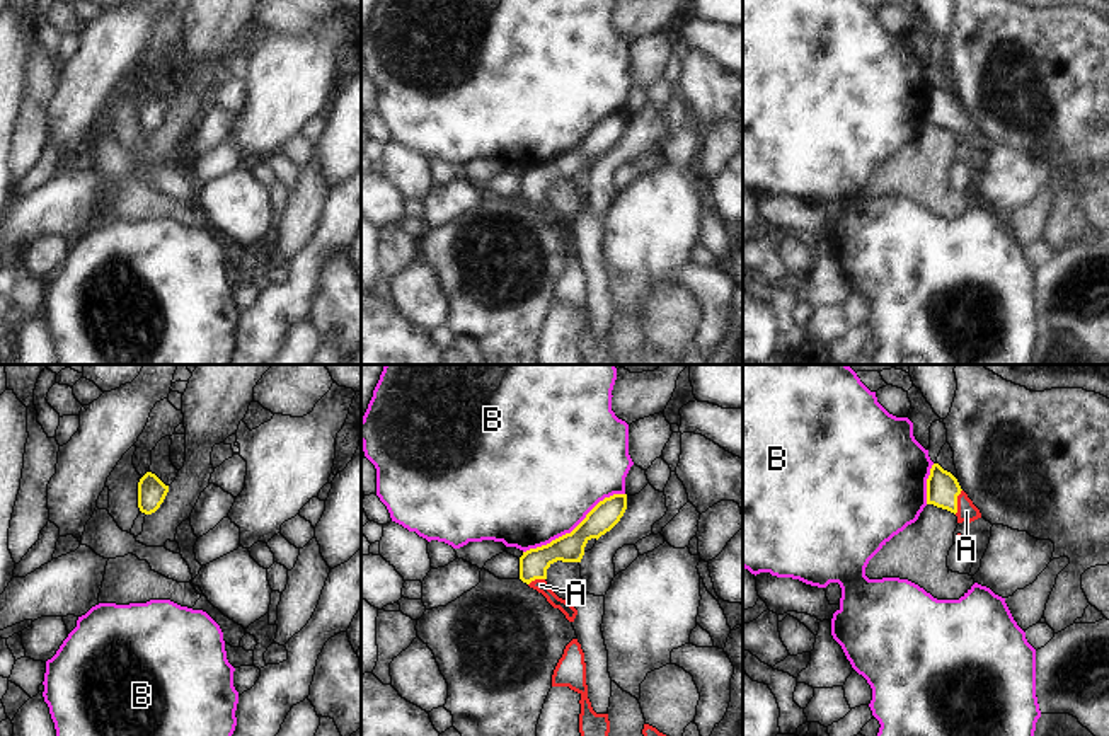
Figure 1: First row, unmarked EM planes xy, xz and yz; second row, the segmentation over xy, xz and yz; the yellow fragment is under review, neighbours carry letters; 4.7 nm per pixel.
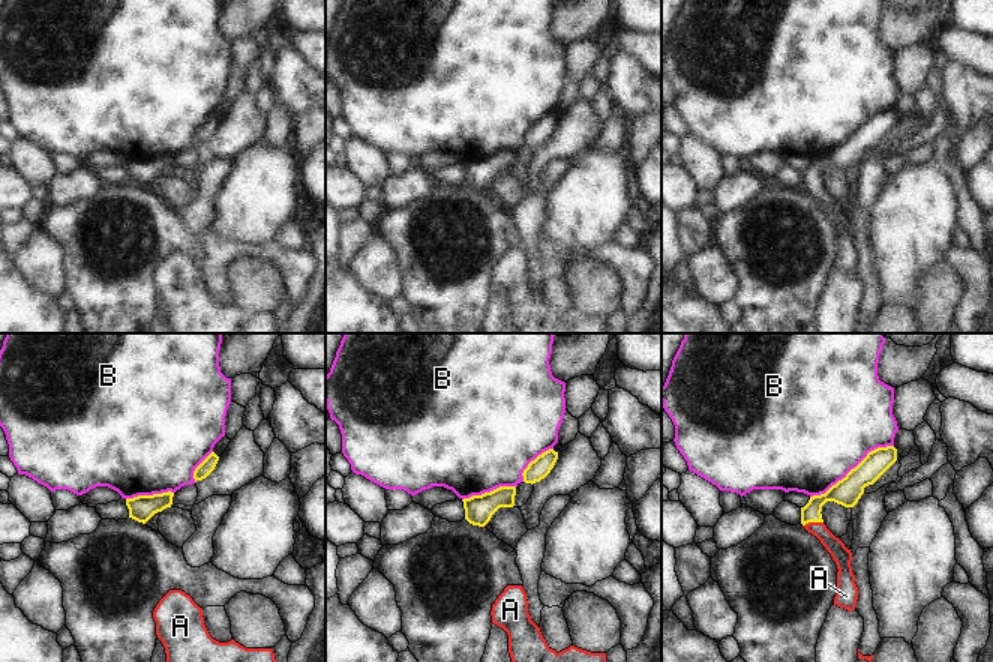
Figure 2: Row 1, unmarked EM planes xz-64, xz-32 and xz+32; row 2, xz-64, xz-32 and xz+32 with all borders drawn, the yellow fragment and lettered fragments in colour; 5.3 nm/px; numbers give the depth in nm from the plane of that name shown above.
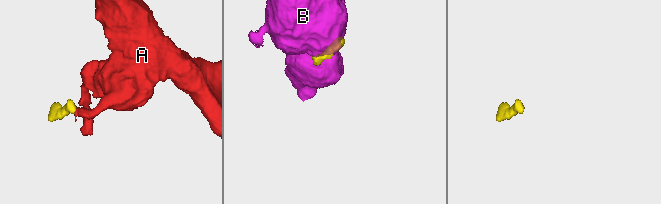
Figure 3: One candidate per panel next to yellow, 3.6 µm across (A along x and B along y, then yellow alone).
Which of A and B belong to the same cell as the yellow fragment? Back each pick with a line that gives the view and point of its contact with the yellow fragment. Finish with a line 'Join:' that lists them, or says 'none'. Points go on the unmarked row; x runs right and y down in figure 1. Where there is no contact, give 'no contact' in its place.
A: contact yz (956, 120)
Join: A

